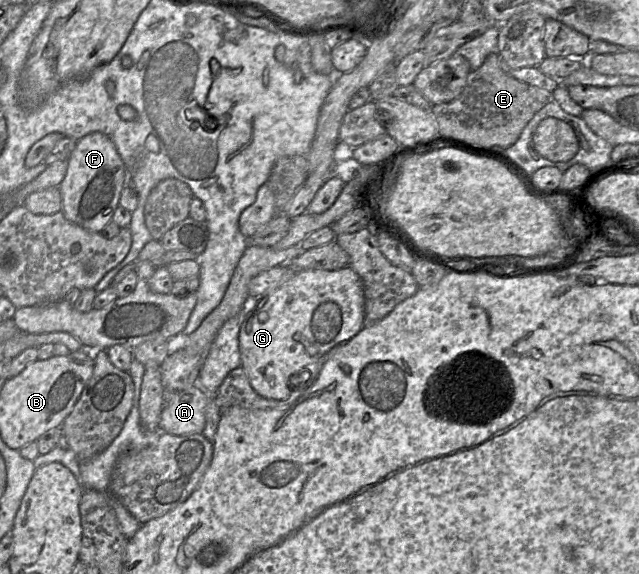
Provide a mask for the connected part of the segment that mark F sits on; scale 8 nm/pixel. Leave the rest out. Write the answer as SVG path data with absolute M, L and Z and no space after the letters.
M102 132L89 133L77 141L68 160L67 174L59 186L62 195L62 212L69 221L99 233L112 220L119 206L121 192L127 185L129 185L129 173L114 142Z

